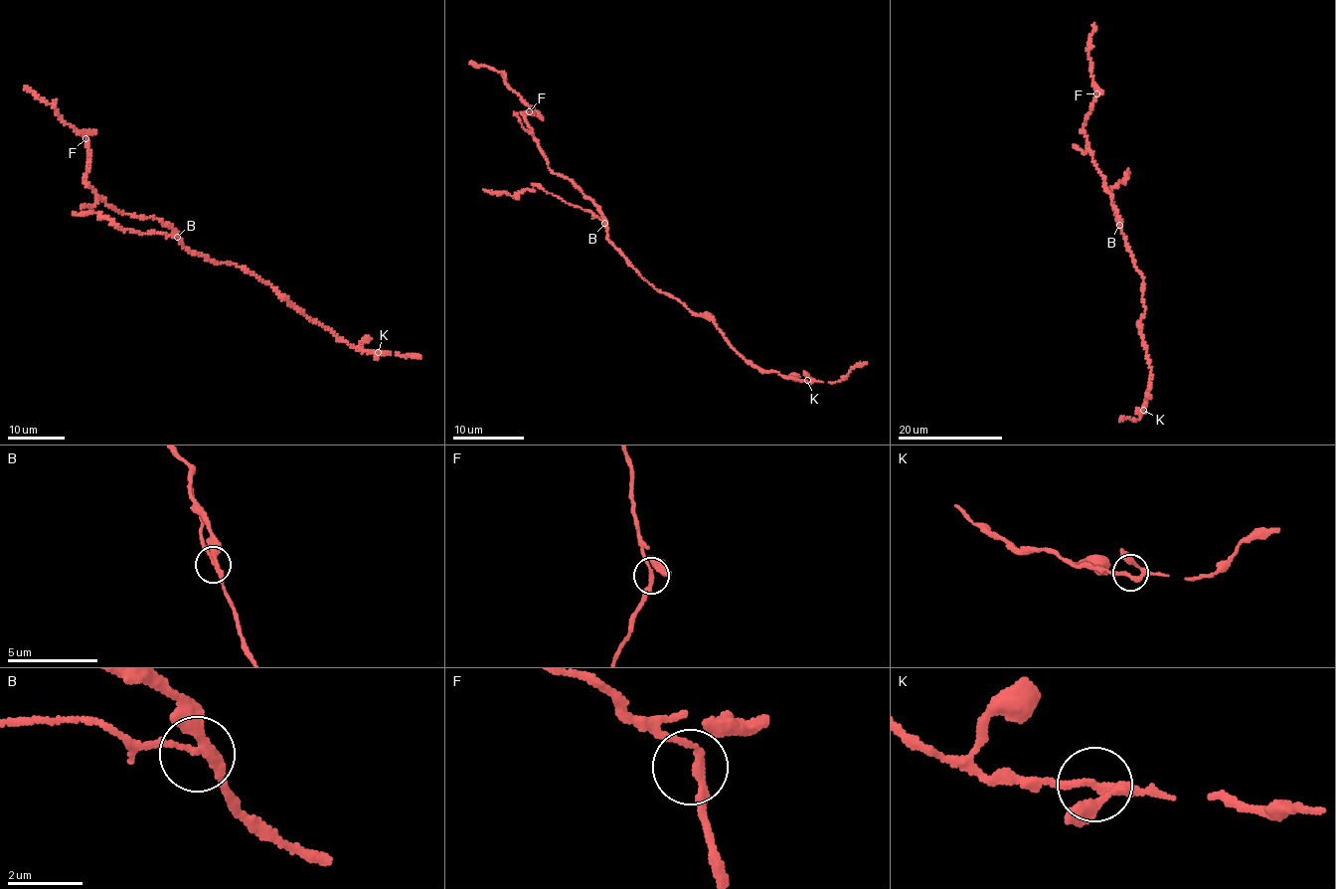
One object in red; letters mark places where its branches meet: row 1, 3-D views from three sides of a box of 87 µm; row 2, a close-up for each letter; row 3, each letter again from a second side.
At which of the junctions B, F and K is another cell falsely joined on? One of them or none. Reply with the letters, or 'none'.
B

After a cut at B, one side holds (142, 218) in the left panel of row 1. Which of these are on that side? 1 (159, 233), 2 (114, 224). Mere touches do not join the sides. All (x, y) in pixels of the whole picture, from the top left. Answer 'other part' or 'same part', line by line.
1: other part
2: other part

